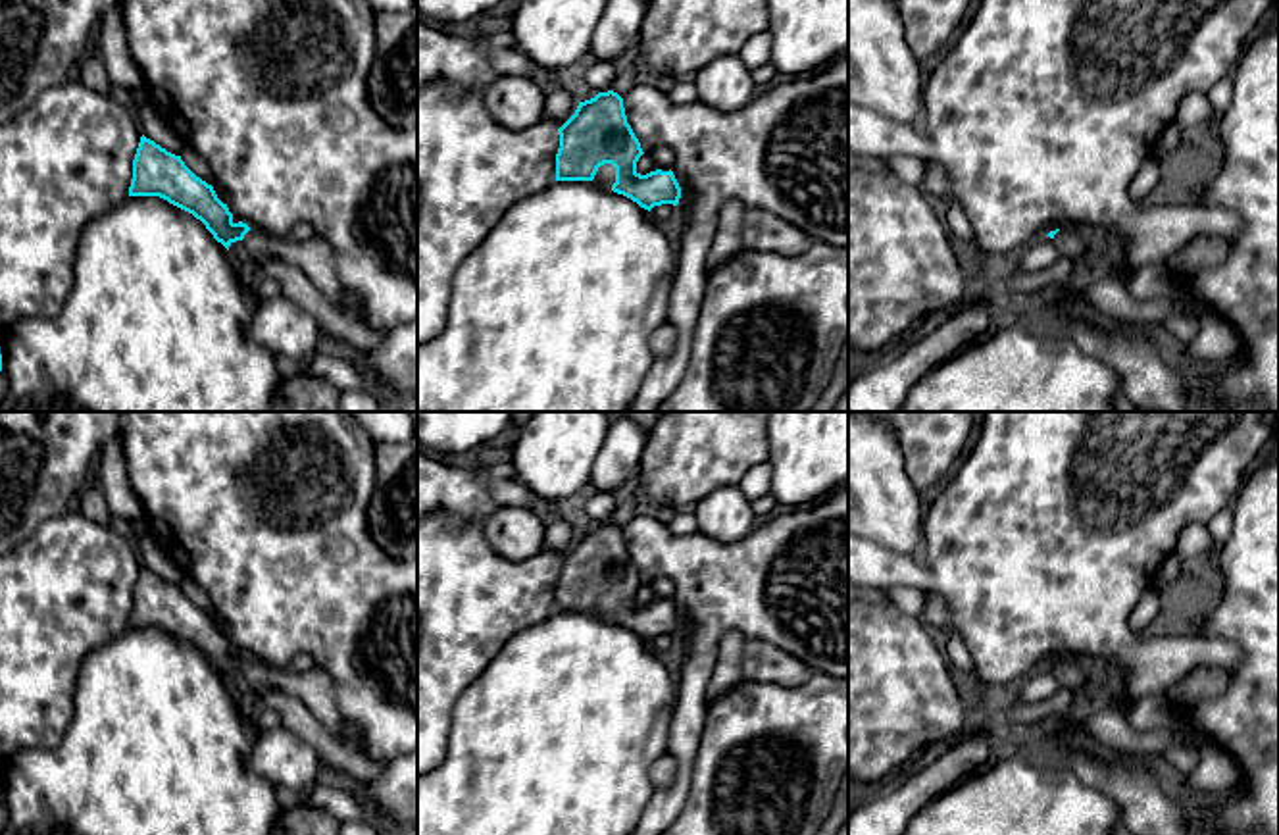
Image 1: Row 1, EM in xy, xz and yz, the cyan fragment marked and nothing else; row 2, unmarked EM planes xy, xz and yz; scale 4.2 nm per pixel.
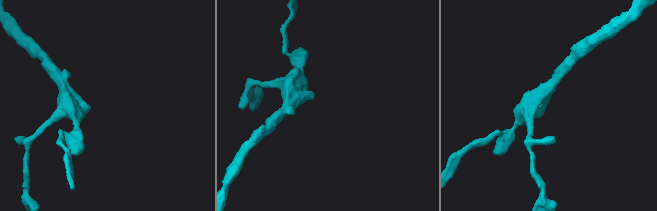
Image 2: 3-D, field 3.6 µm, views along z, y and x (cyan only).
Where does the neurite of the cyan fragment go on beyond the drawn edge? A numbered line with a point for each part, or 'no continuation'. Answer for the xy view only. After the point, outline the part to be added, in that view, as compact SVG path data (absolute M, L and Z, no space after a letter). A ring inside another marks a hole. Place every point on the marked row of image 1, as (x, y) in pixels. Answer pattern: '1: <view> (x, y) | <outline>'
1: xy (316, 258) | M250 229L242 244L258 262L281 260L302 269L312 285L333 304L339 306L344 287L337 277L335 248L319 235L310 240L294 237L275 237L260 229Z

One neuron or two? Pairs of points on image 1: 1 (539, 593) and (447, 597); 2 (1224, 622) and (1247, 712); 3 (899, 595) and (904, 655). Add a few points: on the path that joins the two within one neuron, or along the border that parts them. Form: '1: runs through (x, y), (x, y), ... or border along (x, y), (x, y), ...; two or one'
1: runs through (516, 595), (470, 597); one
2: runs through (1247, 641), (1251, 645), (1251, 689); one
3: border along (891, 603), (918, 618); two

